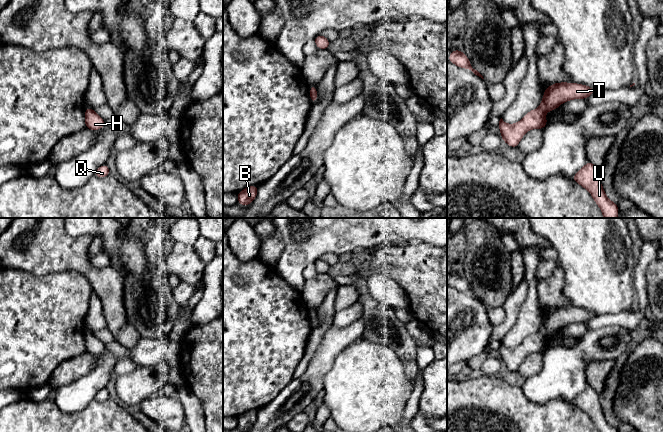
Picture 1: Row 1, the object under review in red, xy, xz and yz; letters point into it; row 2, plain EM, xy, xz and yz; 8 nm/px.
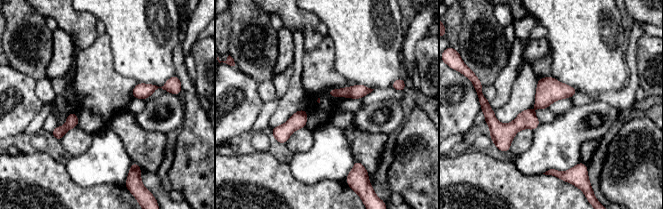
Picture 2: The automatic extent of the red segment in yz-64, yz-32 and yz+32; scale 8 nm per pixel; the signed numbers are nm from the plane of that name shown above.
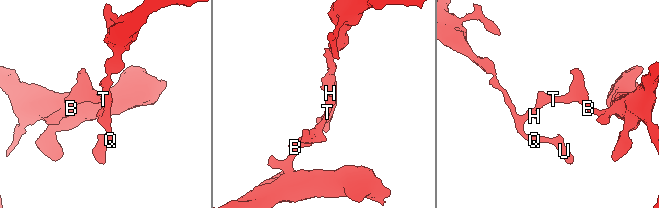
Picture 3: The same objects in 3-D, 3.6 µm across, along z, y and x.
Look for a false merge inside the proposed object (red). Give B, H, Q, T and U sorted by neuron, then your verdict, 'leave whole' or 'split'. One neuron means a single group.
groups B T / H Q U; split

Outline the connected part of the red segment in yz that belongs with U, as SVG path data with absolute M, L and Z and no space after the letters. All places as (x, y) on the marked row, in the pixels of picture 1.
M587 161L586 165L572 177L572 180L590 192L604 218L618 218L617 203L606 197L599 179L599 170L593 163Z

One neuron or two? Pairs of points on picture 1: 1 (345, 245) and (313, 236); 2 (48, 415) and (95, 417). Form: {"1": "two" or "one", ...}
{"1": "one", "2": "one"}

